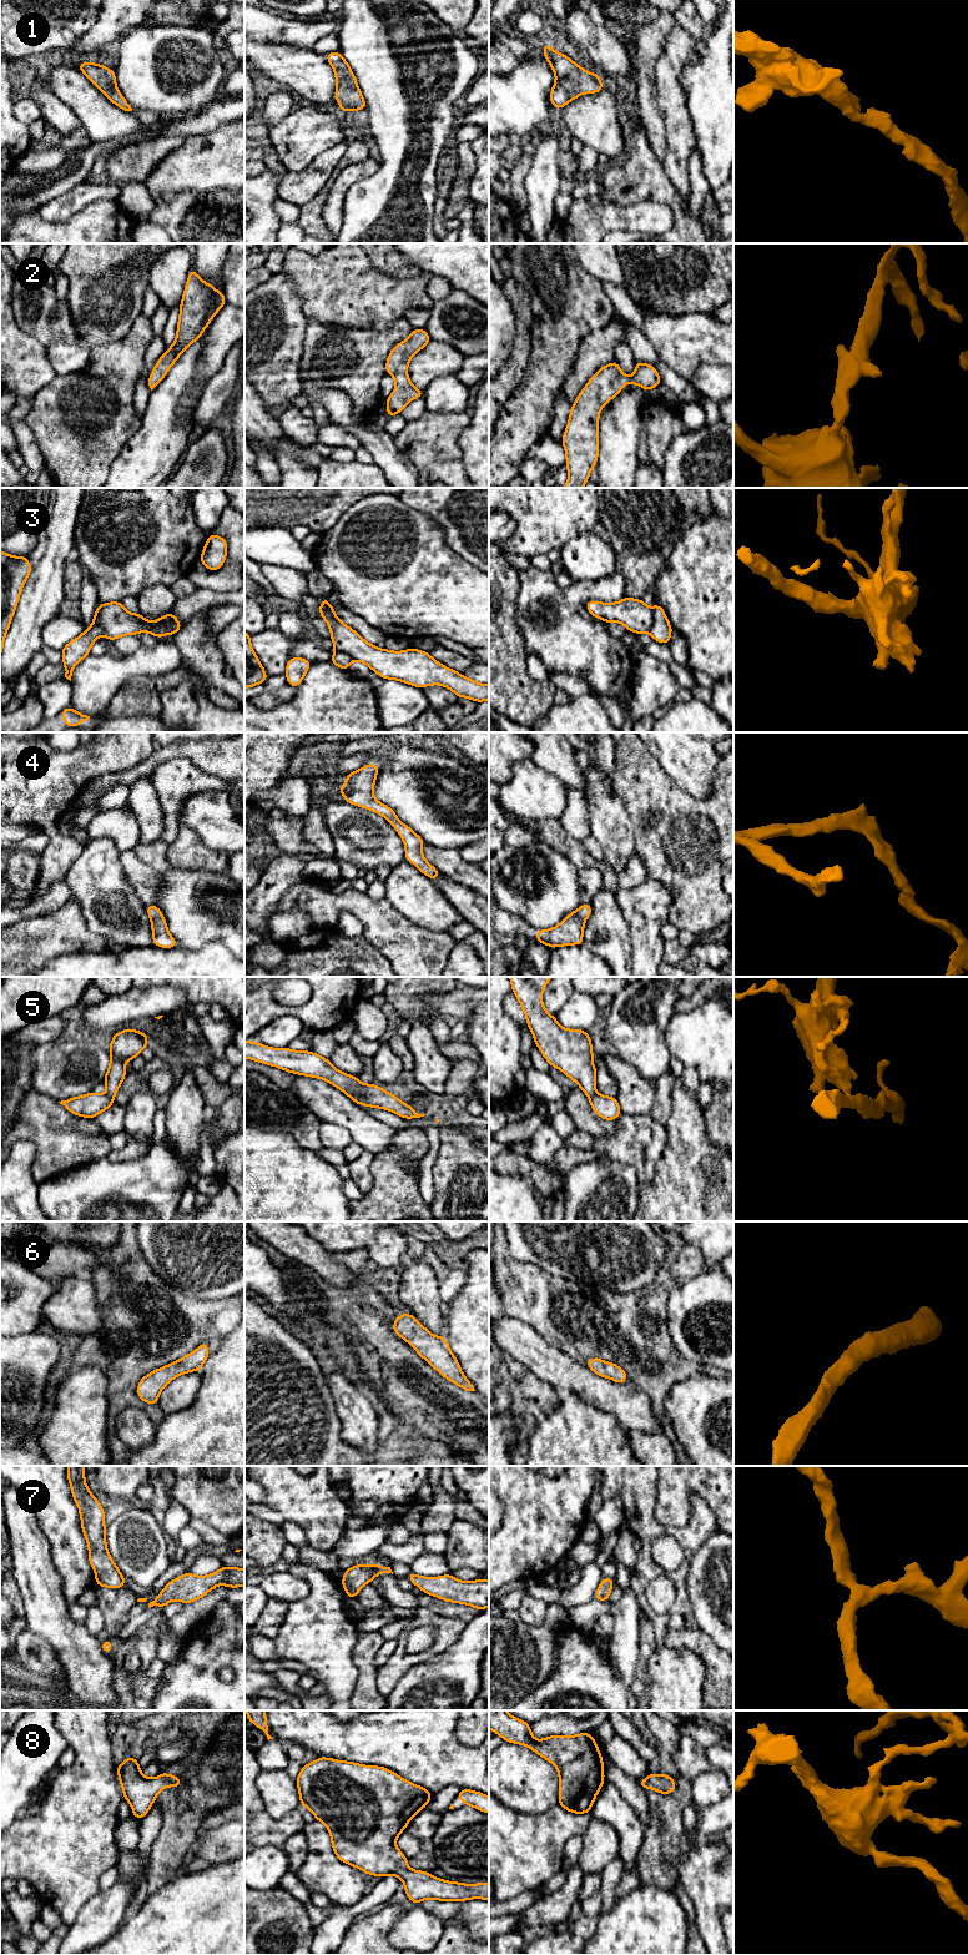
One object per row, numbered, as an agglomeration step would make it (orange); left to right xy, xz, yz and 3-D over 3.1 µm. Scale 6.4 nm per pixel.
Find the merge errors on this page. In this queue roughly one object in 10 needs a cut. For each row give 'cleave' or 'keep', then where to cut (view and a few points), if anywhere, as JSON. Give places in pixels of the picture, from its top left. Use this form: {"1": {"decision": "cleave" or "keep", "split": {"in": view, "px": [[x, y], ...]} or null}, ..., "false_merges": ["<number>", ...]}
{"1": {"decision": "keep", "split": null}, "2": {"decision": "keep", "split": null}, "3": {"decision": "cleave", "split": {"in": "yz", "px": [[654, 609], [654, 623], [648, 631]]}}, "4": {"decision": "keep", "split": null}, "5": {"decision": "cleave", "split": {"in": "xy", "px": [[106, 1093], [112, 1097]]}}, "6": {"decision": "keep", "split": null}, "7": {"decision": "keep", "split": null}, "8": {"decision": "keep", "split": null}, "false_merges": ["3", "5"]}

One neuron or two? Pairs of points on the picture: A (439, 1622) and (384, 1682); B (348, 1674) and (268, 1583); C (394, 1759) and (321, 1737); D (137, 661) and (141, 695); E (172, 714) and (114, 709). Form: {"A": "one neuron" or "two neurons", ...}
{"A": "one neuron", "B": "two neurons", "C": "one neuron", "D": "two neurons", "E": "two neurons"}

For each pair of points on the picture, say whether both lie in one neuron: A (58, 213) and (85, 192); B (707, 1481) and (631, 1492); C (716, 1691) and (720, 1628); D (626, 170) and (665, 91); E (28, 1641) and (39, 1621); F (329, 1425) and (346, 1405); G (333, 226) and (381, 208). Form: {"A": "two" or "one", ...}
{"A": "one", "B": "two", "C": "two", "D": "two", "E": "two", "F": "two", "G": "two"}

